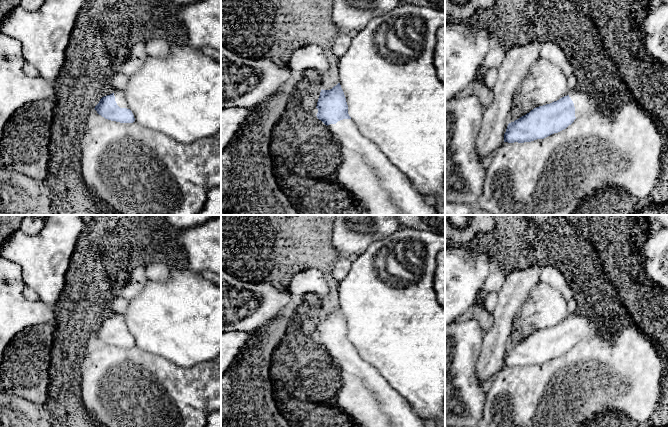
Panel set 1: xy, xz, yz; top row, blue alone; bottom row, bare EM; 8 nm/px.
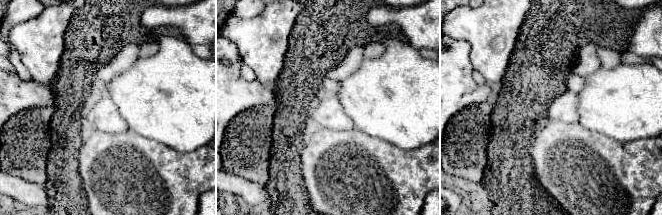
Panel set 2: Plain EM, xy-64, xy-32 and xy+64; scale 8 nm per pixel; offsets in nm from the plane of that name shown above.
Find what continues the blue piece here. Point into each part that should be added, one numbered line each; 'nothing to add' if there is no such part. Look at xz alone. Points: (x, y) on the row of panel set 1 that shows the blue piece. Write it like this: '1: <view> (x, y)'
1: xz (409, 201)

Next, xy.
1: xy (120, 99)

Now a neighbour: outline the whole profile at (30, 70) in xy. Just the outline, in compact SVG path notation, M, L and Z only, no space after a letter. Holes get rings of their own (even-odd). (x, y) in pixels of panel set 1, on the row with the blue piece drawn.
M27 61L24 64L24 71L28 76L33 77L33 78L40 76L38 70L31 63Z

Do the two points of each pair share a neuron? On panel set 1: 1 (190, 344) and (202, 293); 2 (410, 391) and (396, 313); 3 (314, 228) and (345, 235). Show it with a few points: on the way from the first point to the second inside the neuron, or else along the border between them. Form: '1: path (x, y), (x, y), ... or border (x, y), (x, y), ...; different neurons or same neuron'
1: path (190, 331), (190, 306); same neuron
2: path (410, 372), (410, 339), (404, 332); same neuron
3: border (331, 225), (331, 244), (341, 253); different neurons

